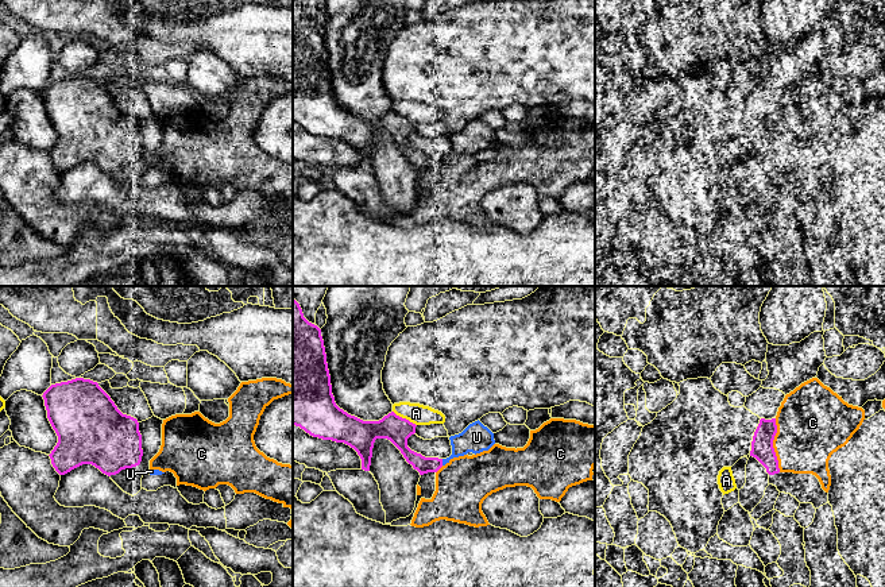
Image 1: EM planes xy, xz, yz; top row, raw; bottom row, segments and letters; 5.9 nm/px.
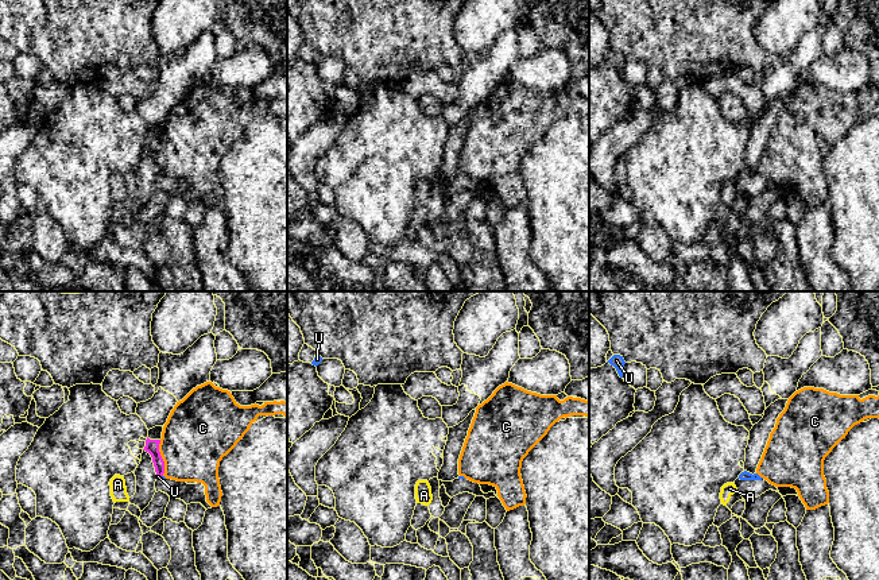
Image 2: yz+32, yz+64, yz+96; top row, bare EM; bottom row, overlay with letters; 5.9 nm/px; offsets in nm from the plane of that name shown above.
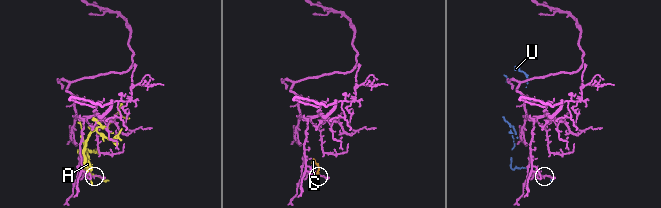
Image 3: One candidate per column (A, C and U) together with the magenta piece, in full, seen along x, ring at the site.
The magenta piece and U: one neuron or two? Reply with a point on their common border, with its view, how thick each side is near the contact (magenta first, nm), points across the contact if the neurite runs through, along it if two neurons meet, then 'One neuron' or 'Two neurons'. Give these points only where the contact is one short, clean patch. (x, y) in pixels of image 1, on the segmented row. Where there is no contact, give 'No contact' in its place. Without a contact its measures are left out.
Touches magenta at xz (441, 462). Thickness 100 nm (magenta) against 170 nm. Two neurons

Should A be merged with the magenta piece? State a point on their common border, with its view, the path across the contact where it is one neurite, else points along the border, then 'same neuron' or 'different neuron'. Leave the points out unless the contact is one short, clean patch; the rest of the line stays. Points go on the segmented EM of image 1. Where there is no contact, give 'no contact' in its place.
meets magenta in xz at (405, 418); different neuron

